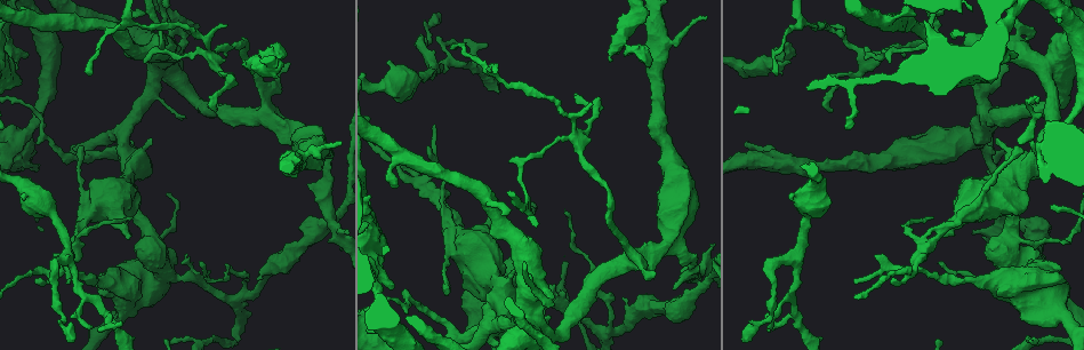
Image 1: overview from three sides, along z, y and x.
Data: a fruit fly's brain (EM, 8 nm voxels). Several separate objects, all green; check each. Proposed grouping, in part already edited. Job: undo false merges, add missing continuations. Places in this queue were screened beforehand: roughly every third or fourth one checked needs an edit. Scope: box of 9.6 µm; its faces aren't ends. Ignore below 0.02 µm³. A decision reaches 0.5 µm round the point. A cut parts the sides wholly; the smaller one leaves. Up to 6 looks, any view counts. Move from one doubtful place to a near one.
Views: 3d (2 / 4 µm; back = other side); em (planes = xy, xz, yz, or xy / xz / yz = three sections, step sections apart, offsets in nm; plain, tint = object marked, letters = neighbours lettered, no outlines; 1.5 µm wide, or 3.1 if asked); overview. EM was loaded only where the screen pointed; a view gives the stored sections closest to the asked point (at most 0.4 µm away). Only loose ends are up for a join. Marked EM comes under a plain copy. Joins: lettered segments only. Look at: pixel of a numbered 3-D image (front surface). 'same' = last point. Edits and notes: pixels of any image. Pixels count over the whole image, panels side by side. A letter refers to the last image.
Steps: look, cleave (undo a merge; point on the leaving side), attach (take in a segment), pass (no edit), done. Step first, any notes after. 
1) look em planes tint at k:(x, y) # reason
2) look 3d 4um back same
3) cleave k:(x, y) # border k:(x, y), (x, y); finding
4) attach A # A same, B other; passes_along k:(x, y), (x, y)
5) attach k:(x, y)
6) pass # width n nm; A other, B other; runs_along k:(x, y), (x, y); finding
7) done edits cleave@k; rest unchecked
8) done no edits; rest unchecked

look em planes letters at 1:(289, 63) # branch stops here

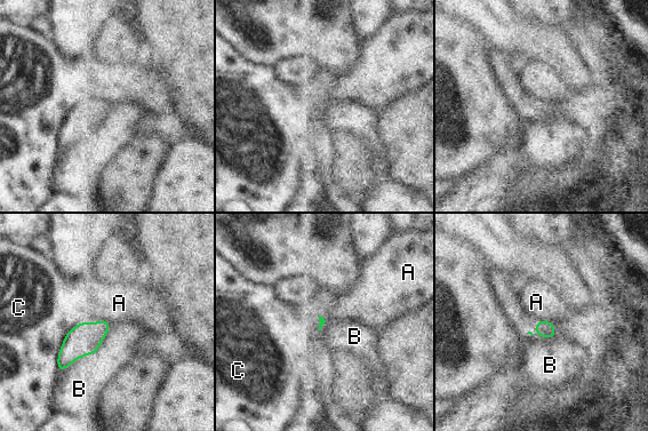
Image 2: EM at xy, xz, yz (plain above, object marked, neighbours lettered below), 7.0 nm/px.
pass # A other, B other, C other; border 2:(552, 321), (538, 320), (535, 328); no lettered segment goes on from it

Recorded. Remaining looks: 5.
look 3d 2um at 1:(1017, 8)

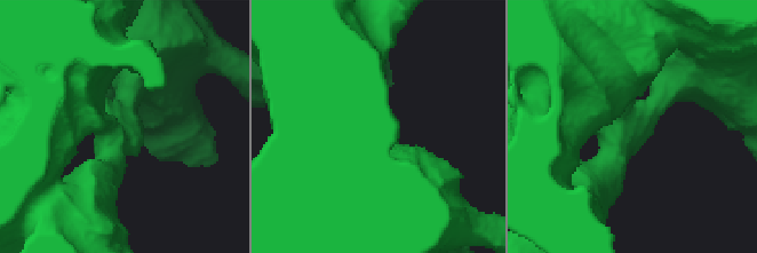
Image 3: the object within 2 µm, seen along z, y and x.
look em planes tint at 3:(118, 135) # arms 3; arm_widths 400, 460, 700 nm; shape alone is not enough

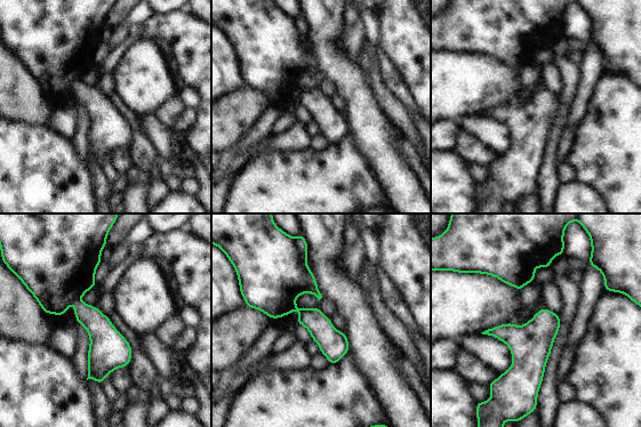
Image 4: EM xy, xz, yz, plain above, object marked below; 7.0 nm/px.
look em planes letters same # see the neighbours

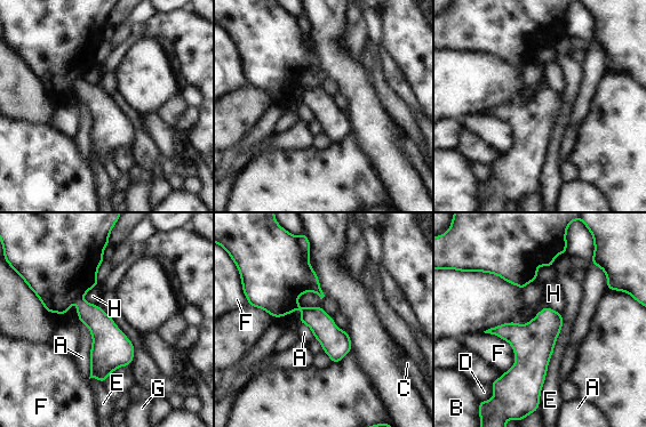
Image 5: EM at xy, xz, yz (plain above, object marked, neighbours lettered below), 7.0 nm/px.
cleave 5:(273, 271) # longest_contact E 700 nm; A other, B other, C other, D other, E other, F other, G other, H other; border 5:(297, 248), (308, 267), (306, 290); two neurons meet here

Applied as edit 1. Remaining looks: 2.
done edits cleave@5; rest unchecked

